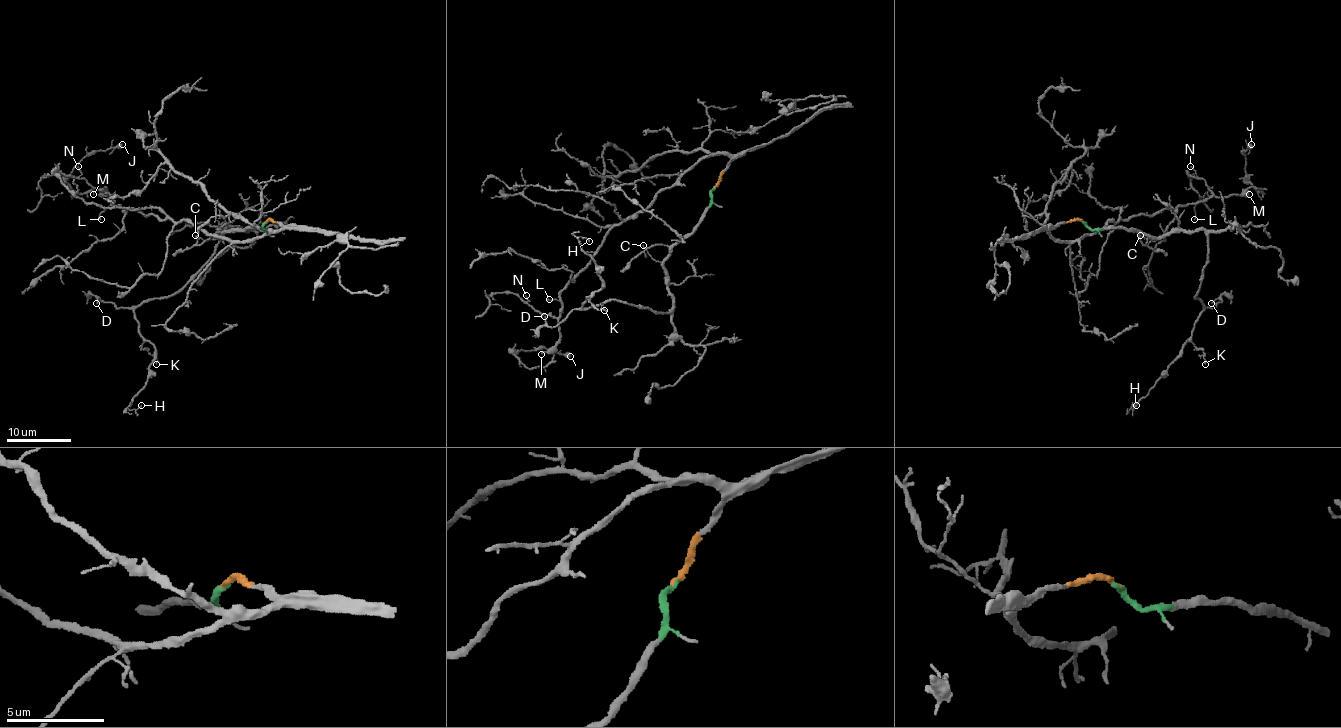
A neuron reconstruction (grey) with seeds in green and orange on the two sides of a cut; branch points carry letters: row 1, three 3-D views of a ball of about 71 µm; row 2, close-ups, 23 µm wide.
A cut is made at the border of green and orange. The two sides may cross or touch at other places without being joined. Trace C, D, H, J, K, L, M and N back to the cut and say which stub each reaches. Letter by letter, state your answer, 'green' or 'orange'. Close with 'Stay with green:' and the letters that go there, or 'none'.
C: green
D: green
H: green
J: orange
K: green
L: orange
M: orange
N: orange
Stay with green: C, D, H, K

